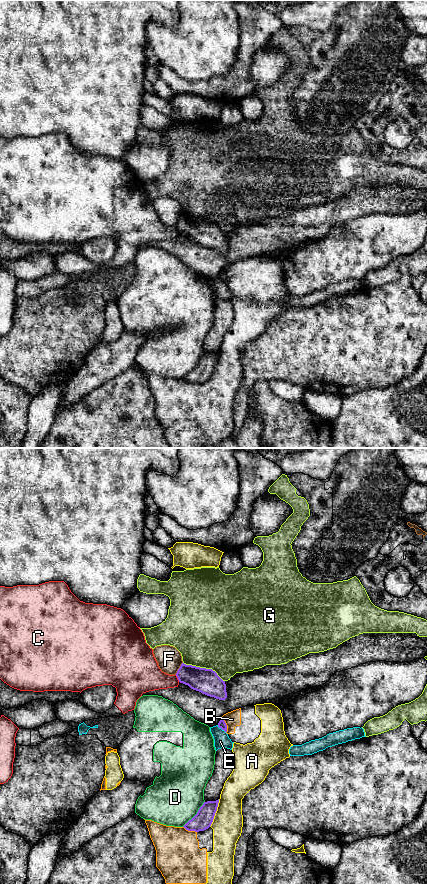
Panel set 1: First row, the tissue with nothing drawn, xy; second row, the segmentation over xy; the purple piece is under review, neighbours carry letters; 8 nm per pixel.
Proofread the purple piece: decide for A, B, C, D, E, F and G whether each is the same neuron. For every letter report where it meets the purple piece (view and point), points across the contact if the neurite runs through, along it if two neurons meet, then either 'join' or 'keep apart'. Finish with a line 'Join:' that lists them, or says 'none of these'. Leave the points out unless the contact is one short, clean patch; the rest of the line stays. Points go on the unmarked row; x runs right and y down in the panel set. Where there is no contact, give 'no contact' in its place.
A: xy (215, 364) | keep apart
B: xy (226, 277) | keep apart
C: xy (177, 229) | along xy (175, 227), (179, 233) | keep apart
D: xy (196, 366) | keep apart
E: xy (221, 280) | along xy (217, 277), (225, 284) | keep apart
F: xy (179, 220) | along xy (182, 214), (175, 226) | keep apart
G: xy (204, 220) | keep apart
Join: none of these

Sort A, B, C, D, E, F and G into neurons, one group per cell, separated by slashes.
A B / C / D / E / F / G

